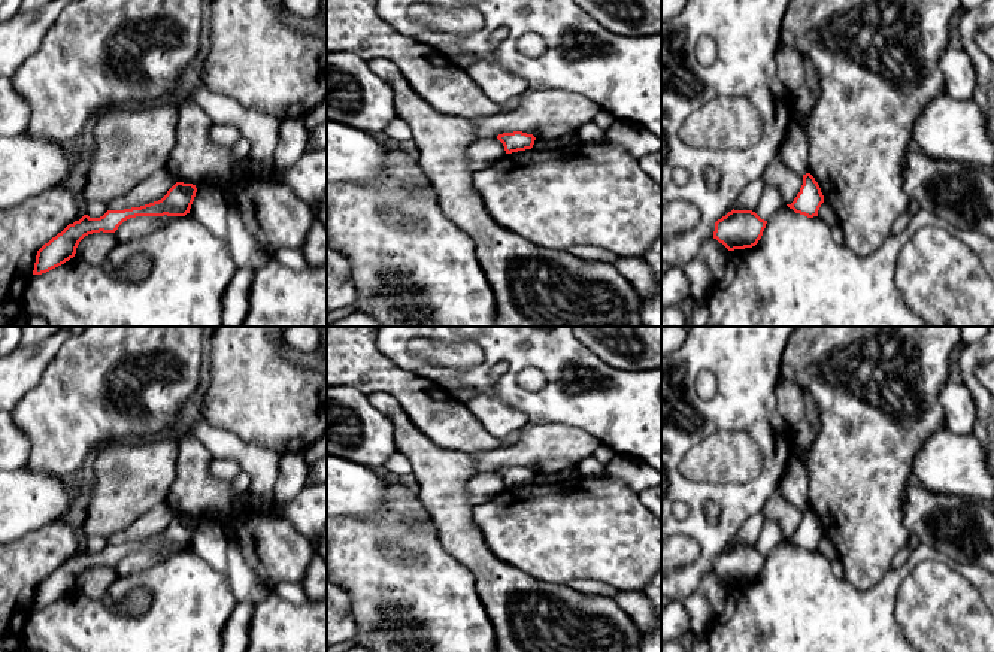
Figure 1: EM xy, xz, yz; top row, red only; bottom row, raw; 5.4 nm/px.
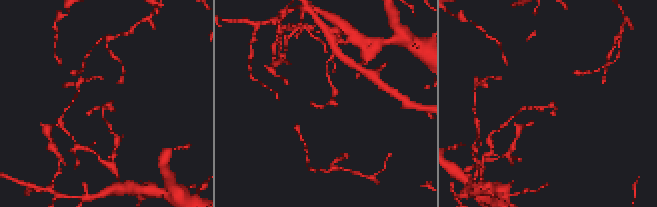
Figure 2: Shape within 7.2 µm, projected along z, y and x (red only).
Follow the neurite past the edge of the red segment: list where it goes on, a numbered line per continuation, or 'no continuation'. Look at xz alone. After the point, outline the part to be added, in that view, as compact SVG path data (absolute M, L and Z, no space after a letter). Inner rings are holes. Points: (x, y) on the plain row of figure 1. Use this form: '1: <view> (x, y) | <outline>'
no continuation

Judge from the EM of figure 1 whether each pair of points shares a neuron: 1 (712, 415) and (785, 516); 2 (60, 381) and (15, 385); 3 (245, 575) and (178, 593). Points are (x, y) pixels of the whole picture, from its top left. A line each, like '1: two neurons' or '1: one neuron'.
1: two neurons
2: two neurons
3: two neurons

